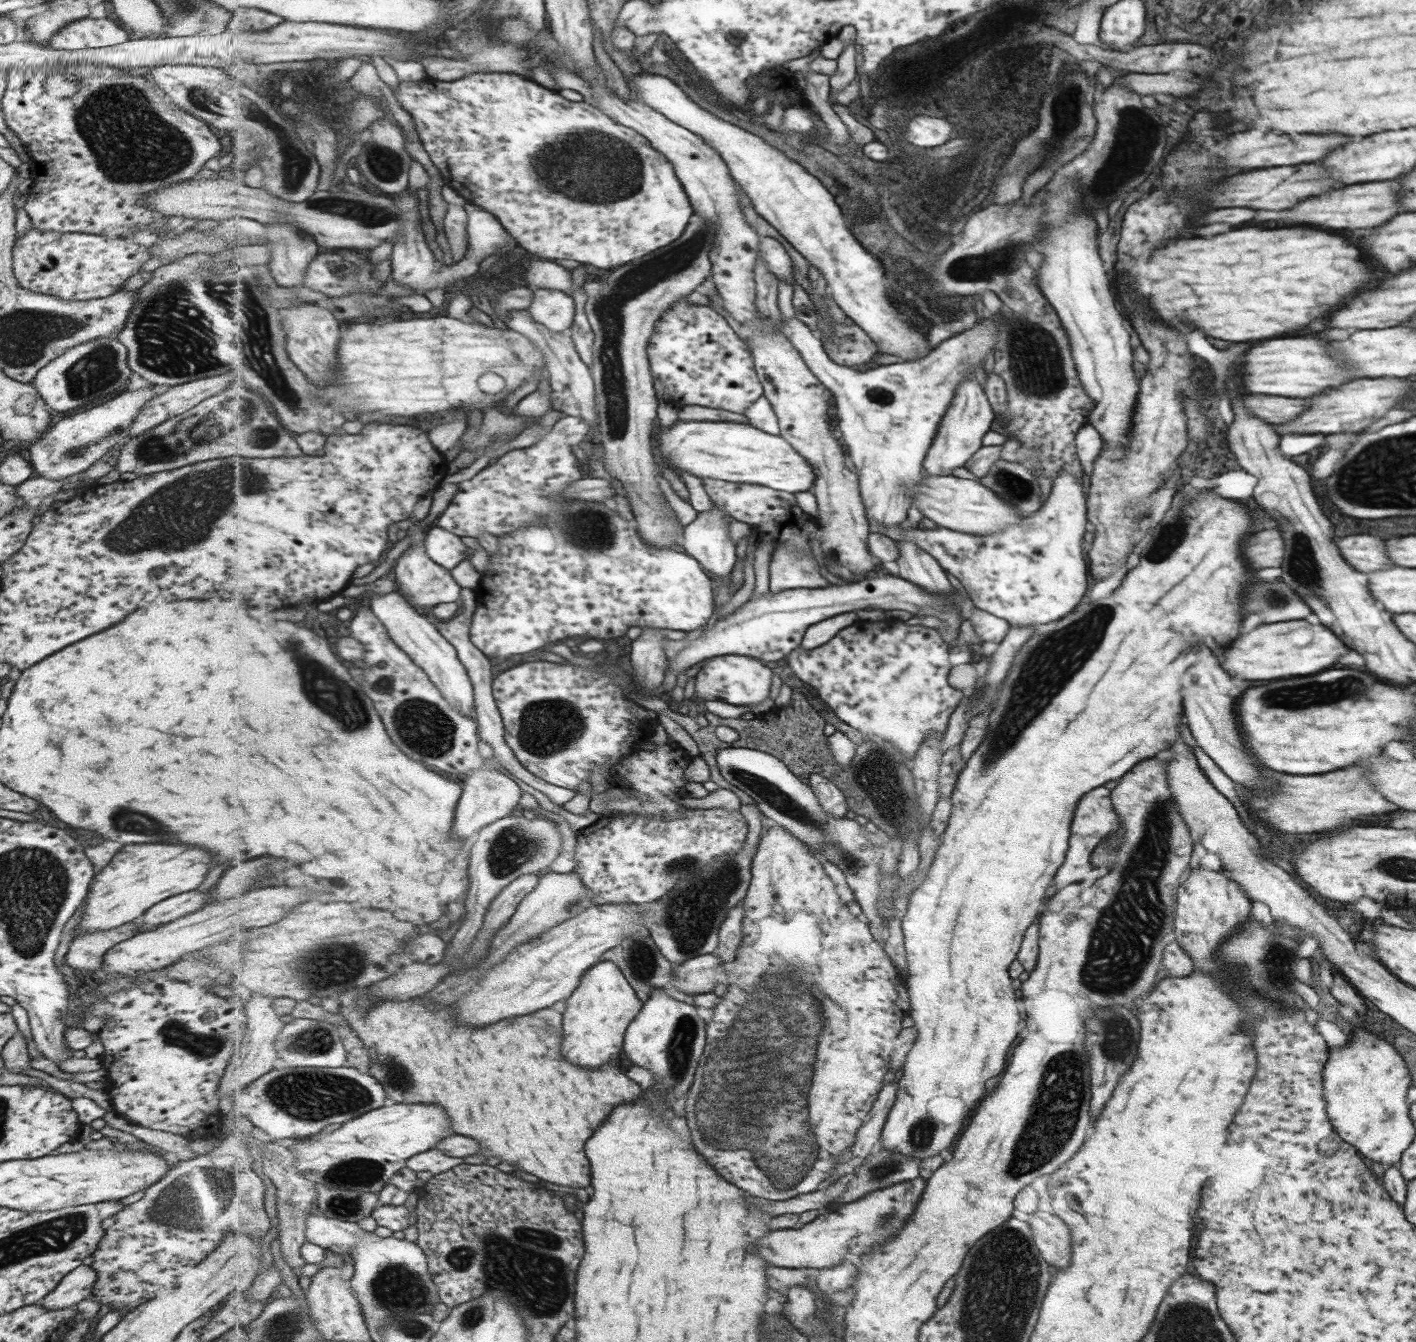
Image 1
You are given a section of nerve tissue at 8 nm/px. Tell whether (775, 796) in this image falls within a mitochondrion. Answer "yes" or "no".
yes

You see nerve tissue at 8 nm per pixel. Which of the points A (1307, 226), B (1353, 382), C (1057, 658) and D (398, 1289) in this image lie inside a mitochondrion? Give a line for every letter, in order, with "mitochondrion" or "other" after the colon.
A: other
B: other
C: mitochondrion
D: mitochondrion

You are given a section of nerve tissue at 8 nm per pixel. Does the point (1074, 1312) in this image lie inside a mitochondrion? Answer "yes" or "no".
no

